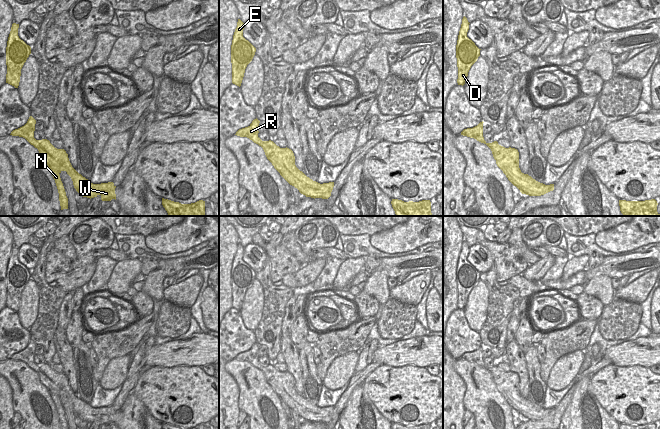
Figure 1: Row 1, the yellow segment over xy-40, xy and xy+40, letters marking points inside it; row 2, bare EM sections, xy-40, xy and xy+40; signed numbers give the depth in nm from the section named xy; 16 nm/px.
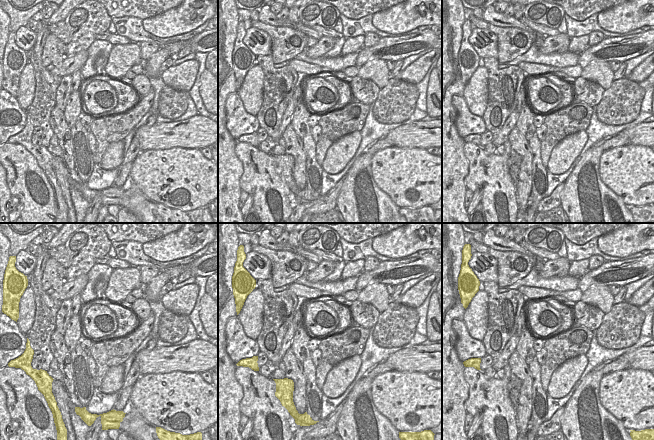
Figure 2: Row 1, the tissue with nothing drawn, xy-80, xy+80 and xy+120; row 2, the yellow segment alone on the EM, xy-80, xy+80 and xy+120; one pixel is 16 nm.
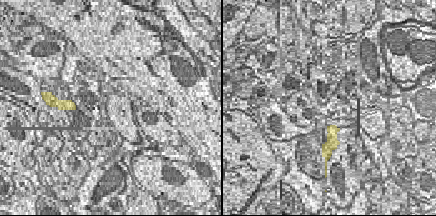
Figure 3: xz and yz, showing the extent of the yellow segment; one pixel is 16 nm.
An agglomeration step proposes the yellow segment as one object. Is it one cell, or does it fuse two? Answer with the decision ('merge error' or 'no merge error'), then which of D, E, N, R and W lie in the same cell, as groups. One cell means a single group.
merge error; D E R W / N

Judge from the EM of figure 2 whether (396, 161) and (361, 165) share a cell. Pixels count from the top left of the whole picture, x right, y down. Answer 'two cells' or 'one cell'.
two cells

